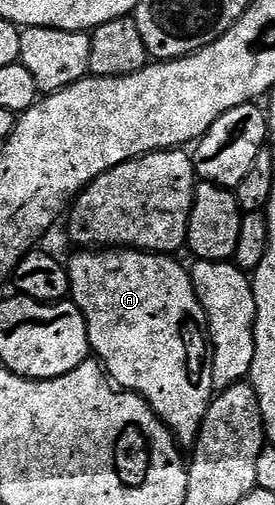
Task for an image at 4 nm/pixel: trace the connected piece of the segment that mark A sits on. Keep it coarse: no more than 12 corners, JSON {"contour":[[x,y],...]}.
{"contour":[[83,248],[70,301],[112,383],[194,447],[205,308],[163,252]]}

